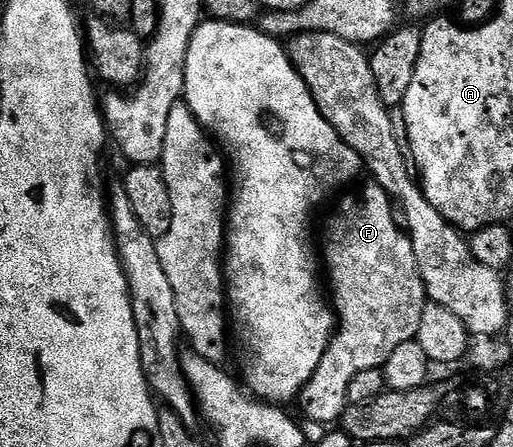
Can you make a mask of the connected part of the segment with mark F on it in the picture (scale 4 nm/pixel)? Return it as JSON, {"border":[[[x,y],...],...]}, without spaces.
{"border":[[[368,181],[357,199],[348,199],[341,205],[340,212],[333,217],[332,224],[328,227],[328,248],[322,251],[322,259],[323,262],[324,259],[328,262],[326,279],[327,282],[328,279],[332,282],[330,303],[338,326],[332,340],[328,342],[326,353],[322,353],[322,361],[318,361],[318,369],[314,369],[314,377],[310,377],[308,384],[299,393],[298,404],[304,410],[305,420],[325,425],[339,421],[348,408],[350,381],[354,381],[358,373],[366,373],[366,369],[383,368],[390,353],[394,353],[398,345],[413,342],[418,333],[418,325],[422,325],[422,313],[430,300],[418,273],[412,239],[398,222],[397,212],[396,215],[392,212],[392,206],[392,196],[375,181]]]}

